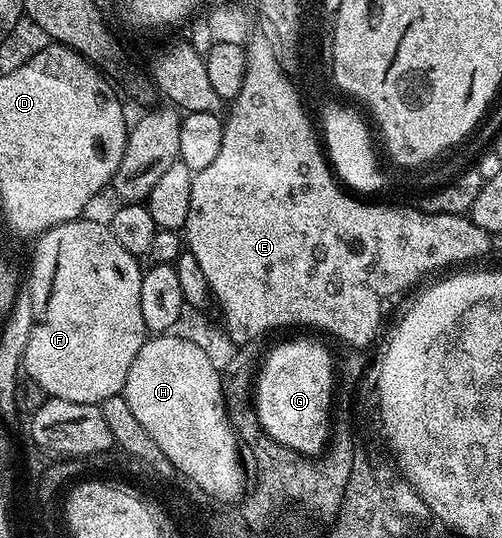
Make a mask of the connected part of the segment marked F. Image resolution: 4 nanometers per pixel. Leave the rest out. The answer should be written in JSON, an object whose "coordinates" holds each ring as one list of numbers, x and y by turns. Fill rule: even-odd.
{"coordinates":[[81,218,79,220,55,224,54,227,48,229,46,235,43,237,42,244,51,249,58,250,60,257,58,257,53,288,42,304,42,315,35,321,35,324,30,330,29,341,26,342,22,368,26,373,27,379,38,382,38,386,42,386,42,390,49,397,57,400,65,400,66,402,74,402,75,404,94,404,100,406,103,405,106,398,114,398,123,393,126,374,130,374,130,366,133,364,134,358,138,358,138,350,142,350,145,342,146,329,142,322,142,278,144,274,141,261,137,257,129,254,118,243,118,238,114,238,111,227,107,223,99,224,96,220,88,219]]}

